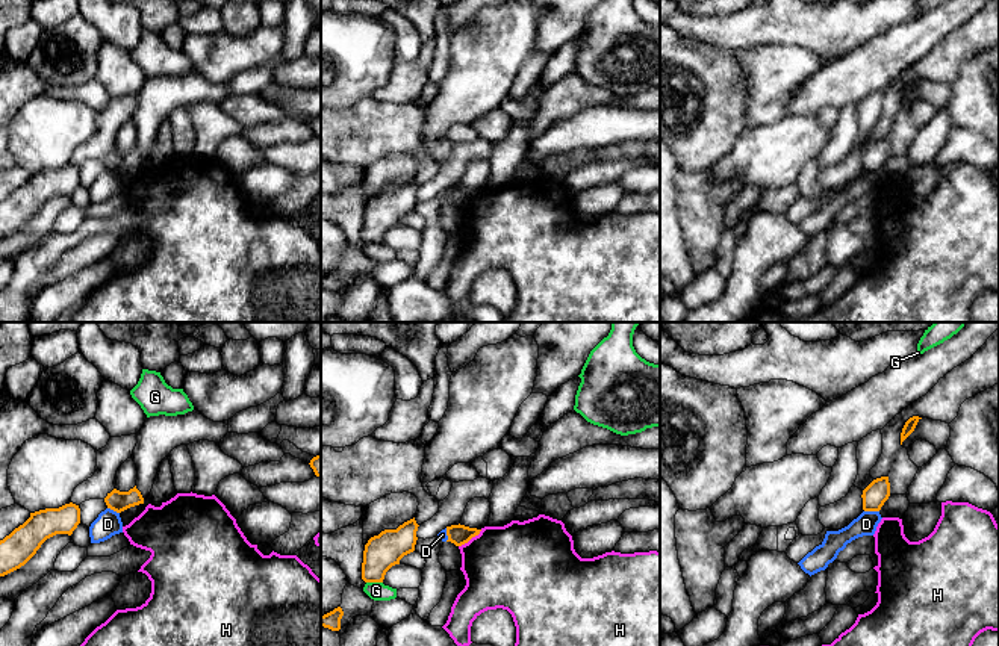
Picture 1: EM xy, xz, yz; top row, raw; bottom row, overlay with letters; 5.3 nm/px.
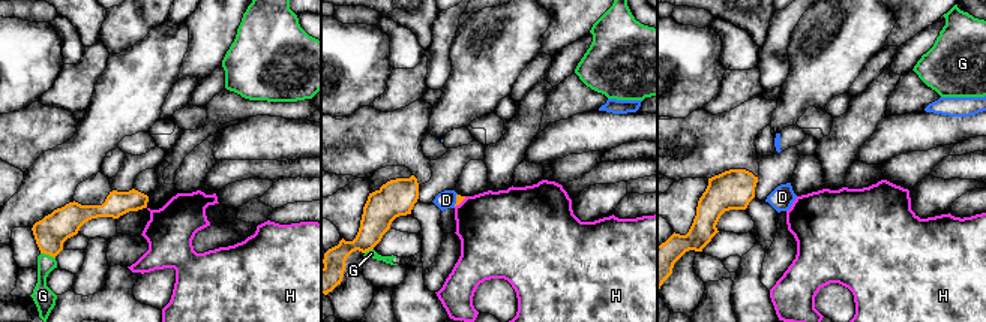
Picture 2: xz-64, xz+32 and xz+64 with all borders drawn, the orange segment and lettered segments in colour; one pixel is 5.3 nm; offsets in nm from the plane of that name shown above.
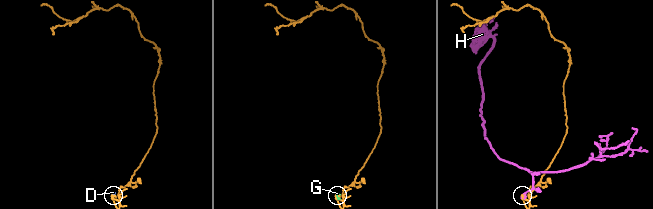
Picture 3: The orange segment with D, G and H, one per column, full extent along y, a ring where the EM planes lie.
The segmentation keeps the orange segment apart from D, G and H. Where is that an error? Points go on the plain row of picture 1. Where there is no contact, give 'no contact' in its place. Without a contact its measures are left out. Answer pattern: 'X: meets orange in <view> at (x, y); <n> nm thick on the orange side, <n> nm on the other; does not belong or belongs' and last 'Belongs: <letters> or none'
D: meets orange in yz at (872, 171); 130 nm thick on the orange side, 120 nm on the other; does not belong
G: meets orange in xz at (374, 242); 190 nm thick on the orange side, 100 nm on the other; does not belong
H: meets orange in xz at (469, 200); 110 nm thick on the orange side, 440 nm on the other; does not belong
Belongs: none

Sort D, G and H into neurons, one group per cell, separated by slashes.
D / G / H

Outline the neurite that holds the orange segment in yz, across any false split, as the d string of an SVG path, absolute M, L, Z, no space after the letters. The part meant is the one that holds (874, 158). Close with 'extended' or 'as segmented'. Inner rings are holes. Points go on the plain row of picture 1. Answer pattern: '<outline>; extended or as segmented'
M881 138L873 141L864 151L863 151L863 171L864 172L879 172L884 163L890 157L890 144L889 138Z; as segmented

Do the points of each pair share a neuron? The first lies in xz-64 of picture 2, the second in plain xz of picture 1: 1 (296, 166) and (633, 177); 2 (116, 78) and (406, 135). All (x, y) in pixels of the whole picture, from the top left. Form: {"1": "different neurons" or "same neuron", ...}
{"1": "different neurons", "2": "different neurons"}

